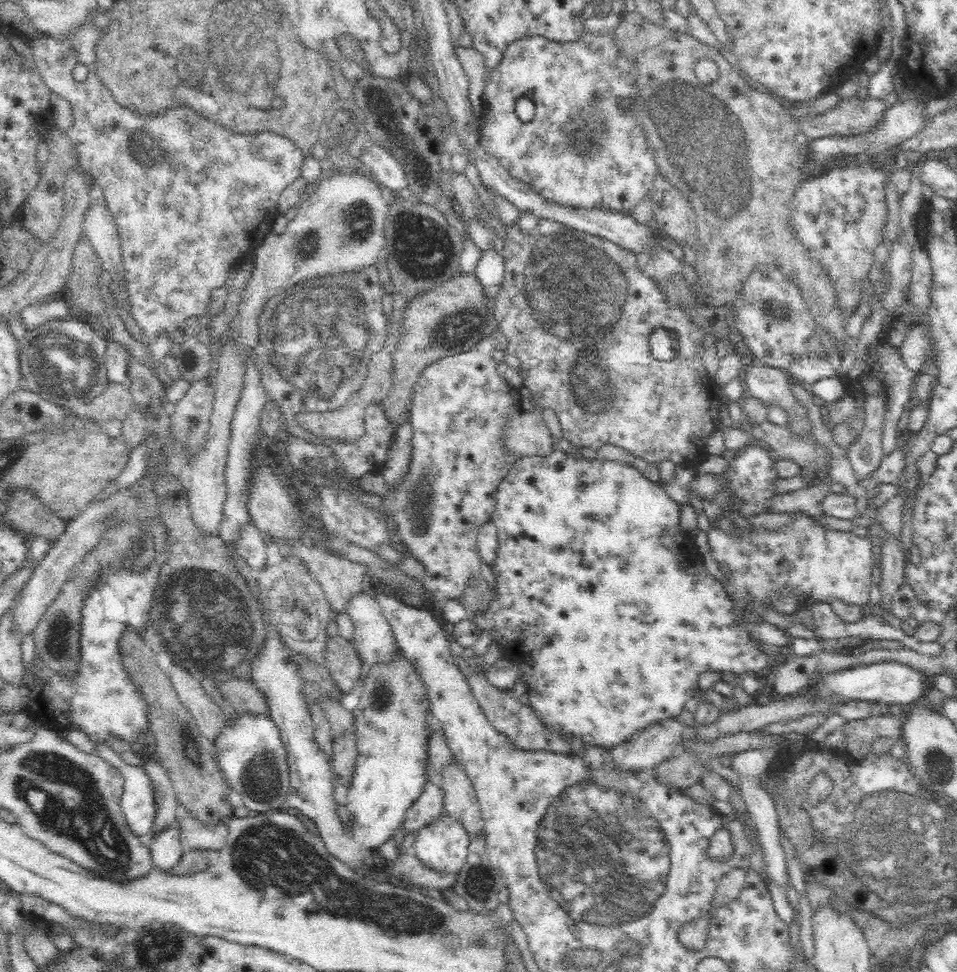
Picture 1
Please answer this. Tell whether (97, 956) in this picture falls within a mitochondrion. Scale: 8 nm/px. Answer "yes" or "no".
no

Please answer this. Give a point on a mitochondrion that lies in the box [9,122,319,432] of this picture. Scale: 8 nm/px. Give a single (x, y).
(51, 365)

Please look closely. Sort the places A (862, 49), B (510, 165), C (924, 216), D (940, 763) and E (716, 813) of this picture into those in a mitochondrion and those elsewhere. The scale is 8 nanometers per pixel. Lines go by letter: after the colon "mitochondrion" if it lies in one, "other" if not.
A: other
B: other
C: other
D: mitochondrion
E: other

